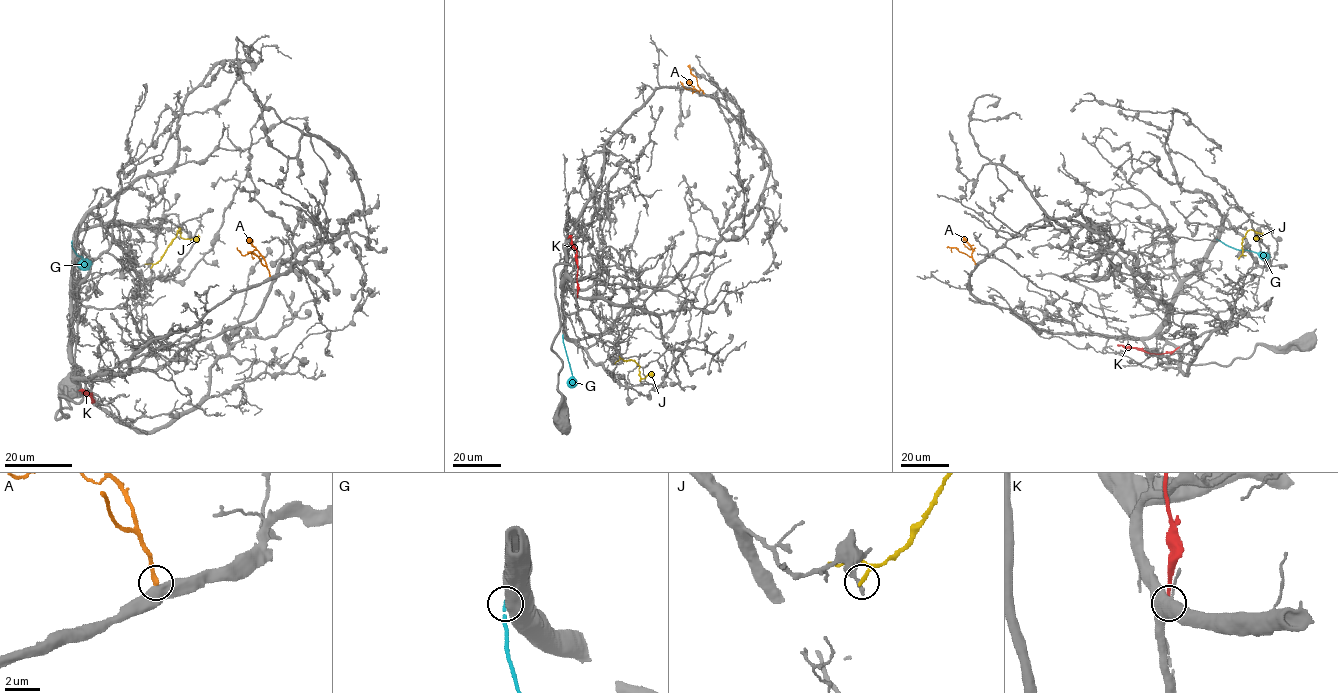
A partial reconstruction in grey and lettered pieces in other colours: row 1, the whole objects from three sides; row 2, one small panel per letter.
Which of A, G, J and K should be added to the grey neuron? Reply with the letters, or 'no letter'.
A

